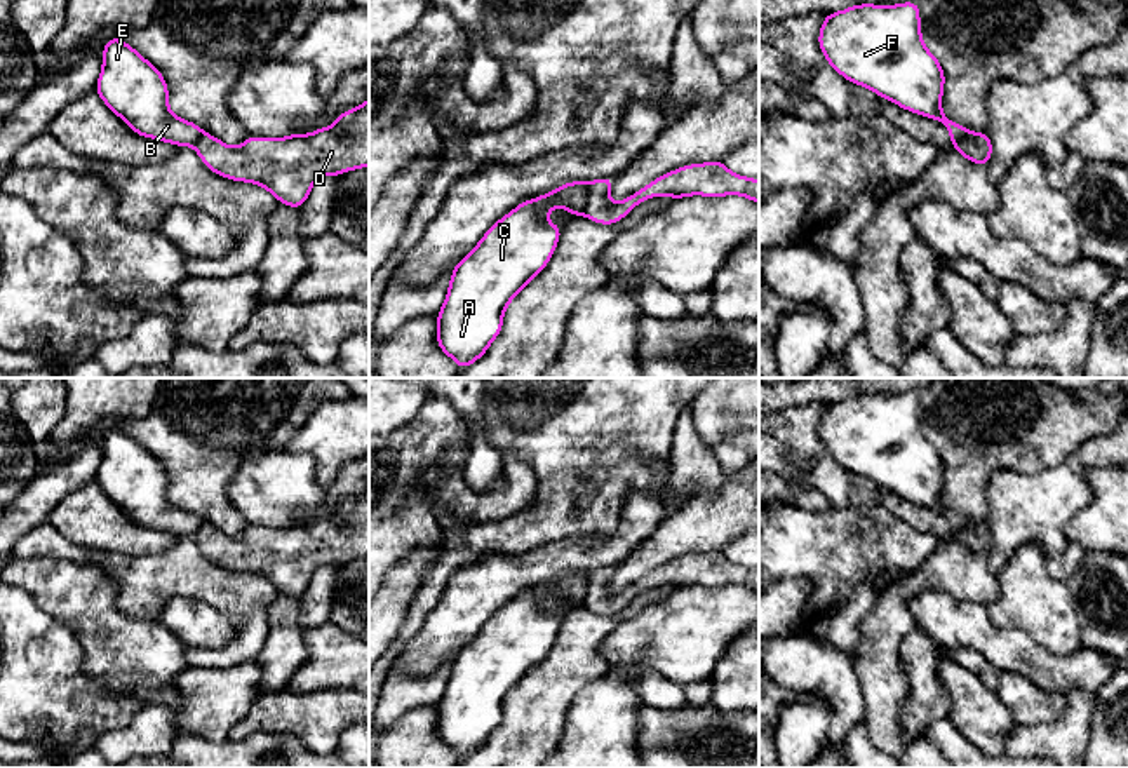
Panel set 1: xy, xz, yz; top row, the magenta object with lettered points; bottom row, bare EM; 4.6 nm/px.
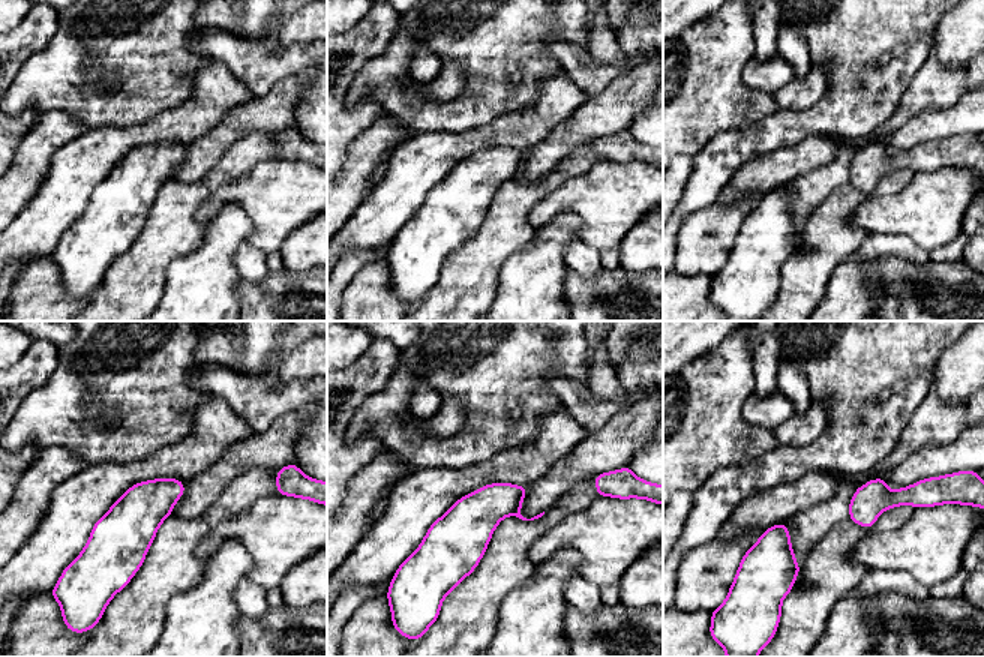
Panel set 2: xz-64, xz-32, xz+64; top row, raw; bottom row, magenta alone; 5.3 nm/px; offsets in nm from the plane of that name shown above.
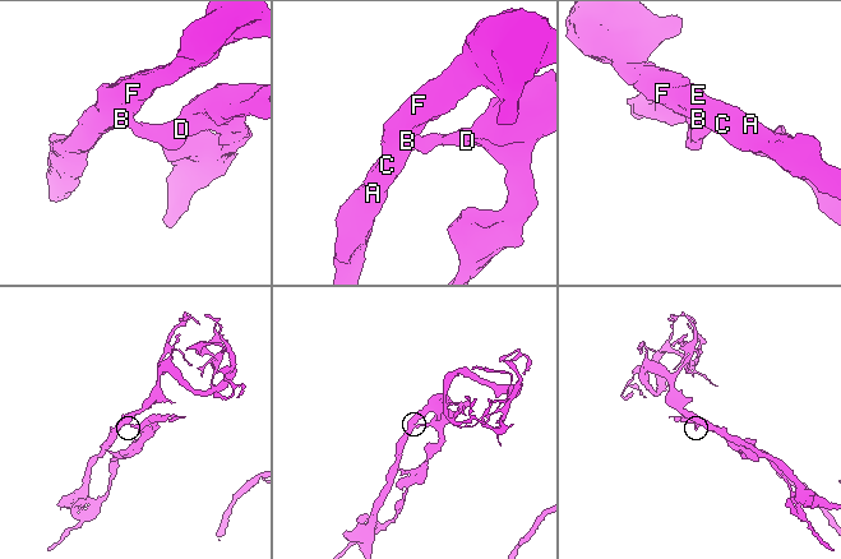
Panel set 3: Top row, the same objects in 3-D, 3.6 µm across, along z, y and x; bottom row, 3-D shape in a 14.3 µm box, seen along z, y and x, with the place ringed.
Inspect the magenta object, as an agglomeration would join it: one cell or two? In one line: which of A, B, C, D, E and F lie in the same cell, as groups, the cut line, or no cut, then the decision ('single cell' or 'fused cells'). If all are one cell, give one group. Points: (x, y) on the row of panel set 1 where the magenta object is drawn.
groups A B C E F / D; cut xz (590, 181), (585, 192), (585, 208), (580, 213); fused cells

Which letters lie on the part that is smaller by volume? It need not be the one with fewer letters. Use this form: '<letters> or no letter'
D

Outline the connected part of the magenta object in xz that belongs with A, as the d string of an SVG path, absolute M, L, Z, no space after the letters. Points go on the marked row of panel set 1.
M571 181L548 193L520 202L498 219L480 242L460 259L451 272L446 301L437 313L437 345L460 369L480 359L503 329L503 313L508 303L543 272L561 237L562 226L548 223L545 216L564 207L571 218L583 212L590 181Z

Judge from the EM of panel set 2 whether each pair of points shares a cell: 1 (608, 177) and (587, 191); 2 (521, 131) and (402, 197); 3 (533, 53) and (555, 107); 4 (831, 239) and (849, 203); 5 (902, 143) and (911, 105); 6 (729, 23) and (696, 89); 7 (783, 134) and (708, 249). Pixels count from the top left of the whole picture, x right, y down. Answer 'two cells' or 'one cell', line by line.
1: one cell
2: one cell
3: two cells
4: one cell
5: two cells
6: one cell
7: two cells

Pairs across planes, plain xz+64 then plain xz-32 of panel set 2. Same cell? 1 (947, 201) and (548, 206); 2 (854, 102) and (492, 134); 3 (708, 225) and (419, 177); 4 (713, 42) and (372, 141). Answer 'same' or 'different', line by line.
1: same
2: different
3: different
4: different

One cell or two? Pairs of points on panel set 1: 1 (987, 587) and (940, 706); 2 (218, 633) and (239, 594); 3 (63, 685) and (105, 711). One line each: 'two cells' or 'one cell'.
1: two cells
2: two cells
3: one cell

